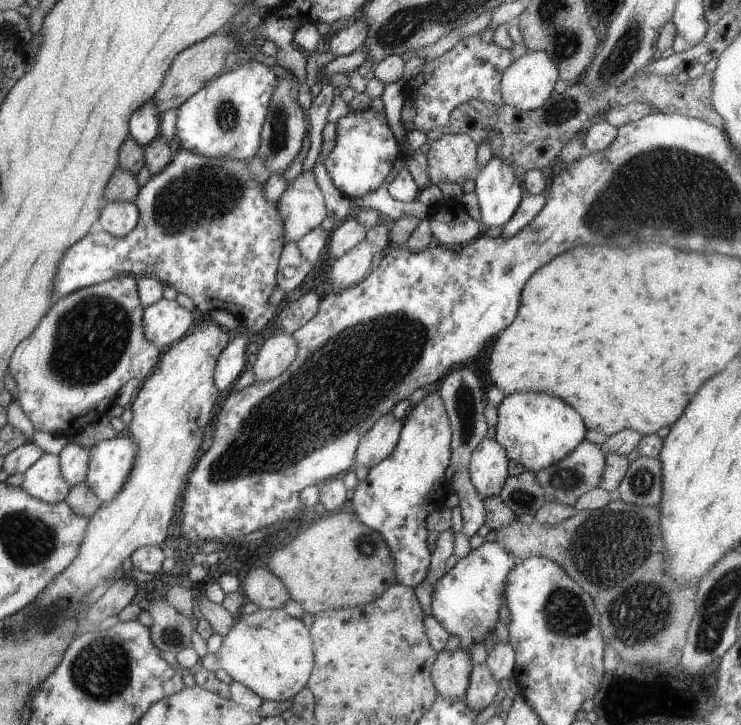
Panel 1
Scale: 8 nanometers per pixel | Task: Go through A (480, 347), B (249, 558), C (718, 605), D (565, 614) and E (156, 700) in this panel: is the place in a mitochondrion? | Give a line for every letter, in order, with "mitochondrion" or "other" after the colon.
A: other
B: other
C: mitochondrion
D: mitochondrion
E: other

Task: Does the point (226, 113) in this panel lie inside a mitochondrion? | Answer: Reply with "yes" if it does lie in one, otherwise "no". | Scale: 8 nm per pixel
yes

